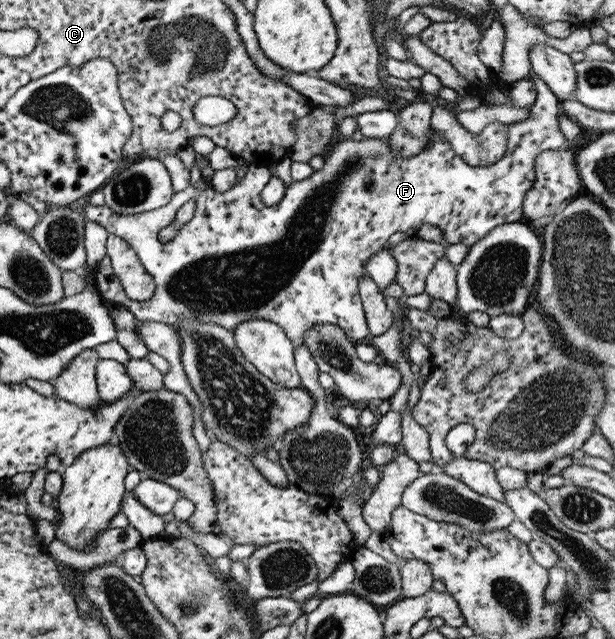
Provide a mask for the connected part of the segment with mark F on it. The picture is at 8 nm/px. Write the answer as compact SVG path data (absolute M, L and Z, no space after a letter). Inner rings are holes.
M529 71L526 79L536 89L529 115L523 121L505 124L505 153L497 163L487 167L467 165L455 156L449 143L438 134L431 139L430 146L423 147L413 157L395 155L387 145L389 136L381 139L362 137L359 141L338 138L325 153L321 169L301 181L292 181L275 206L264 207L260 202L262 183L270 177L268 169L251 165L242 179L223 193L215 193L210 187L194 188L188 185L153 211L116 215L104 205L85 205L81 213L84 221L97 223L108 235L121 239L151 276L154 291L143 301L127 298L106 256L94 268L94 285L105 303L125 307L138 322L153 321L175 326L185 319L197 319L201 323L215 323L232 332L243 321L265 319L279 325L285 337L295 343L302 343L303 331L311 324L327 322L341 328L350 341L359 342L368 335L368 329L356 283L366 276L364 269L367 259L387 248L387 239L393 233L417 229L420 224L426 223L441 230L447 245L461 243L468 248L499 225L523 221L523 194L535 180L535 156L543 150L554 150L566 144L557 124L559 112L555 95L533 72ZM189 199L195 201L193 217L171 237L171 241L161 243L157 239L159 231L173 223L177 209Z

